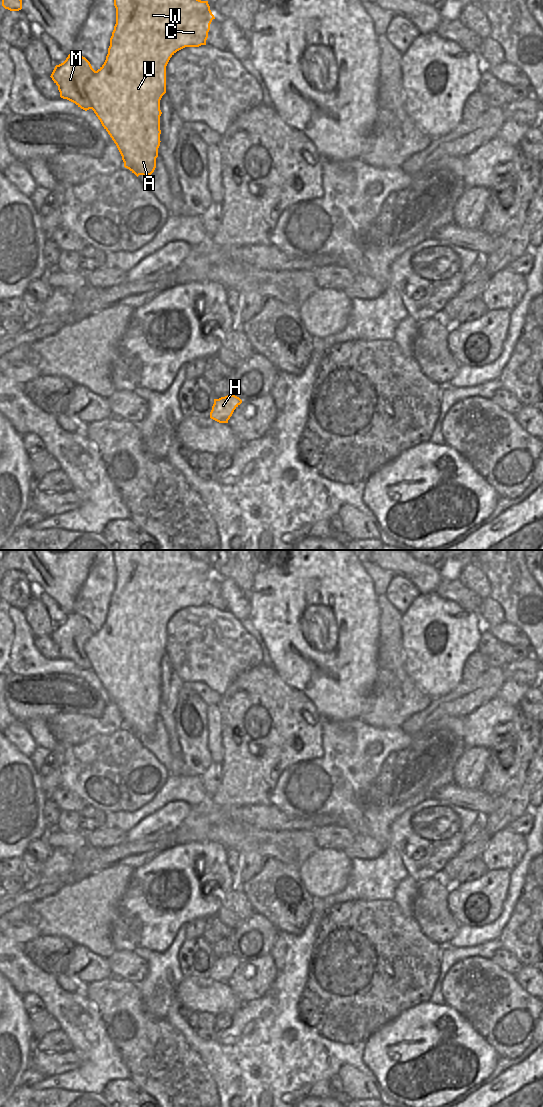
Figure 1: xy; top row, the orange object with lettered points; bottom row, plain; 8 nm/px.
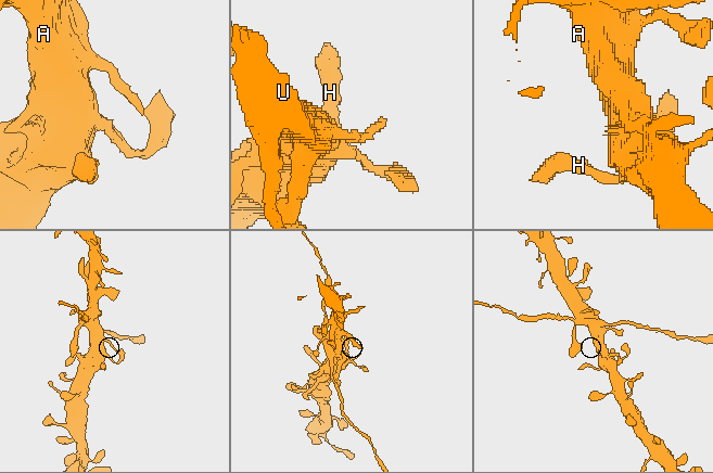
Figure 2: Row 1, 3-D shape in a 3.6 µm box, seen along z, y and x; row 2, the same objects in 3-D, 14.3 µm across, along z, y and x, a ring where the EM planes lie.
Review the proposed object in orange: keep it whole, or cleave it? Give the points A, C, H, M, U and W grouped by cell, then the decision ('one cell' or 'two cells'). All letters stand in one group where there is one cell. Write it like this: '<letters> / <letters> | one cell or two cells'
A C H U W / M | two cells

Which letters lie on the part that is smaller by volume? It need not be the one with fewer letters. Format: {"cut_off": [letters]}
{"cut_off": ["M"]}

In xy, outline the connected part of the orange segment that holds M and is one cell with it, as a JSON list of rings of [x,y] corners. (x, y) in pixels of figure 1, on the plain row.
[[[70,613],[63,623],[55,626],[50,637],[58,646],[61,658],[87,671],[92,666],[84,652],[84,644],[95,632],[85,617]]]

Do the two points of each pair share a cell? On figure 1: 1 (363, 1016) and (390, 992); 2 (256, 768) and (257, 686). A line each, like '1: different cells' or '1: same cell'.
1: same cell
2: same cell

